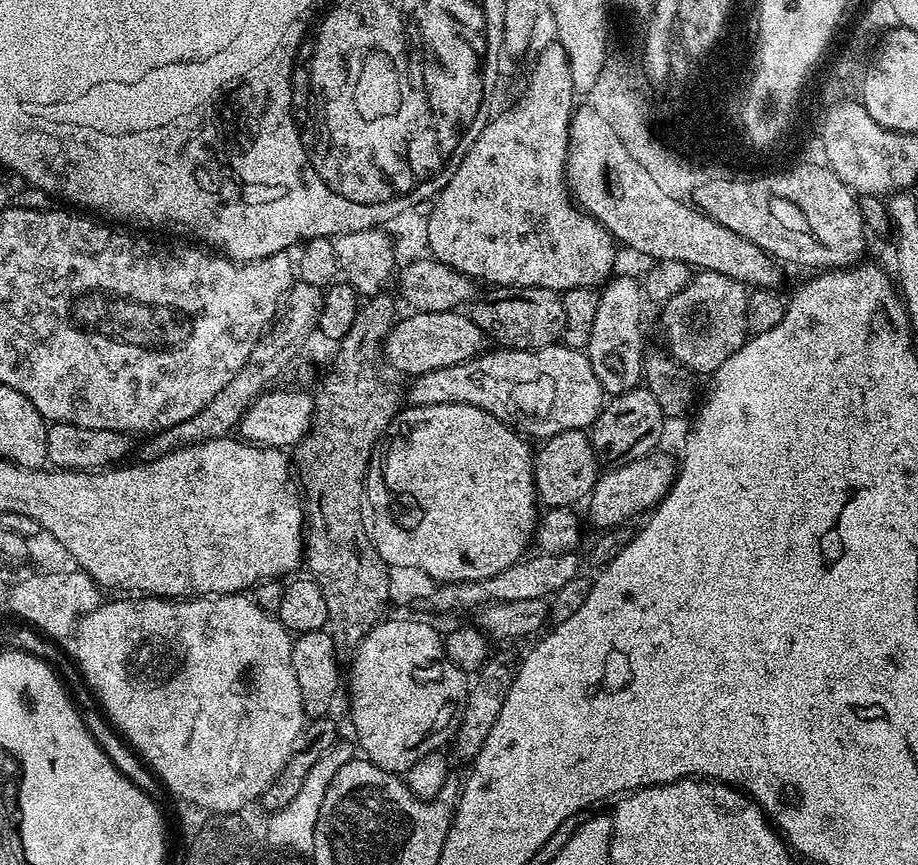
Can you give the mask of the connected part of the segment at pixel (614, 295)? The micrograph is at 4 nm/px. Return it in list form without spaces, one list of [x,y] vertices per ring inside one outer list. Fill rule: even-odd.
[[[613,275],[600,292],[598,315],[594,318],[594,331],[590,334],[586,355],[609,397],[620,396],[641,383],[646,355],[644,328],[640,325],[644,320],[644,304],[641,281],[632,276]]]

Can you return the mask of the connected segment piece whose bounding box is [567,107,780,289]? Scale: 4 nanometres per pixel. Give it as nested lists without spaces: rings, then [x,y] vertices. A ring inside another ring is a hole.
[[[577,107],[572,113],[568,127],[568,191],[579,207],[597,220],[612,235],[612,239],[649,256],[649,261],[673,260],[687,264],[692,270],[726,274],[753,289],[777,287],[780,272],[774,260],[763,252],[754,242],[748,241],[741,234],[728,230],[712,217],[708,217],[687,199],[671,197],[657,187],[653,178],[630,156],[621,139],[613,135],[612,127],[605,120],[600,120],[595,107]]]

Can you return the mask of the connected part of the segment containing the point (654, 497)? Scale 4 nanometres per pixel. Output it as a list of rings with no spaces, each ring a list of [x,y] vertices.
[[[655,450],[629,464],[620,467],[609,467],[607,471],[608,473],[605,476],[603,473],[597,479],[595,486],[592,487],[592,491],[586,500],[586,505],[588,504],[588,516],[592,519],[593,526],[602,528],[601,530],[613,530],[619,527],[620,524],[635,521],[635,516],[639,512],[644,512],[643,514],[651,513],[652,509],[664,499],[665,494],[671,490],[672,483],[676,480],[678,464],[675,459],[672,461],[662,450]]]

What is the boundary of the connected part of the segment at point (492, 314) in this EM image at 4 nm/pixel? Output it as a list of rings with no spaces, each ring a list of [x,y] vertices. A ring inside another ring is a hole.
[[[500,286],[495,290],[488,290],[481,300],[480,298],[481,296],[471,305],[471,308],[473,307],[470,308],[472,321],[482,329],[489,341],[497,340],[500,343],[497,345],[505,349],[549,348],[563,337],[566,310],[561,293],[549,288]]]

